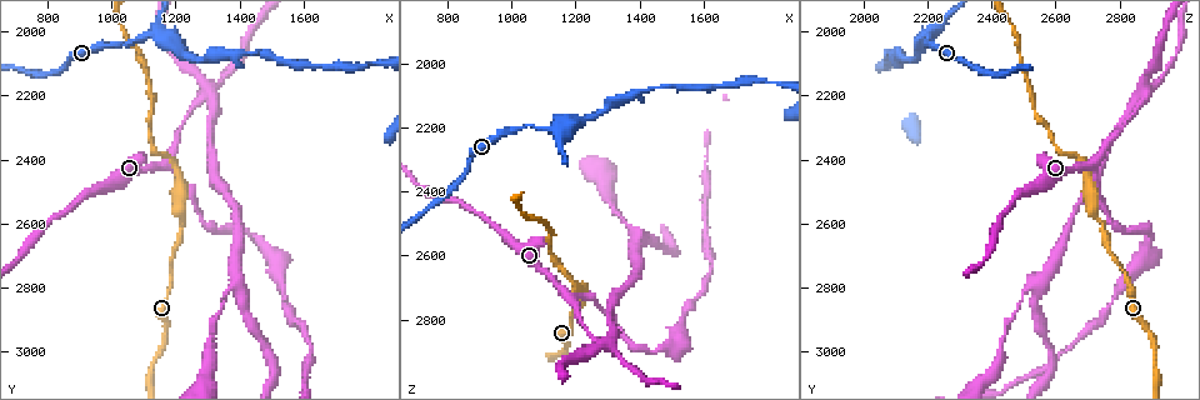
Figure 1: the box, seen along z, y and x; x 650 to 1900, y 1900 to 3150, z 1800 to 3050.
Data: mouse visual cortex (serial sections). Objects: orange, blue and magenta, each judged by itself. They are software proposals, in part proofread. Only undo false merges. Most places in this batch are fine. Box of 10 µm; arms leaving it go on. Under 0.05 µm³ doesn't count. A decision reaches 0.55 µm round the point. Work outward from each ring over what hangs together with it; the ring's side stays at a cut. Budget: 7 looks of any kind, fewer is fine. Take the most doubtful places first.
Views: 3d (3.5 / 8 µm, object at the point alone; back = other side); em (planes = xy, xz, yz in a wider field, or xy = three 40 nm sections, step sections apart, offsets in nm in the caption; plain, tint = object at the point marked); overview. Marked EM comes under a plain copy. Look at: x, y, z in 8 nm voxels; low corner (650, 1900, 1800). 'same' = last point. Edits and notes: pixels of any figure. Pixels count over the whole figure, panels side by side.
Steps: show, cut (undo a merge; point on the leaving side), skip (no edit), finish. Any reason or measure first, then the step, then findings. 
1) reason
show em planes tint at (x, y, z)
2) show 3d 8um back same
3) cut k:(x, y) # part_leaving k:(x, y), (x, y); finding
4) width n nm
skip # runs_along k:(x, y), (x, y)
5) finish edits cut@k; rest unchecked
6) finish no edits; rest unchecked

branch point
show 3d 3.5um at (1170, 2410, 2720)

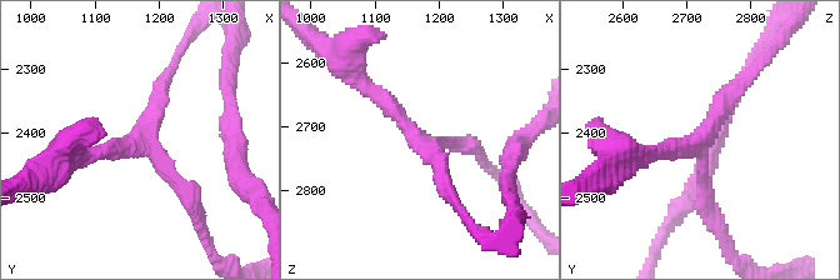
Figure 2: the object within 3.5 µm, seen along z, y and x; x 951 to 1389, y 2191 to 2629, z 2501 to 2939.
arms 3; arm_widths 200, 200, 250 nm
skip # runs_along 2:(358, 80), (434, 154), (441, 186); all the same cell

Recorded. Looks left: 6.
four-way junction
show 3d 3.5um at (1310, 2190, 2870)

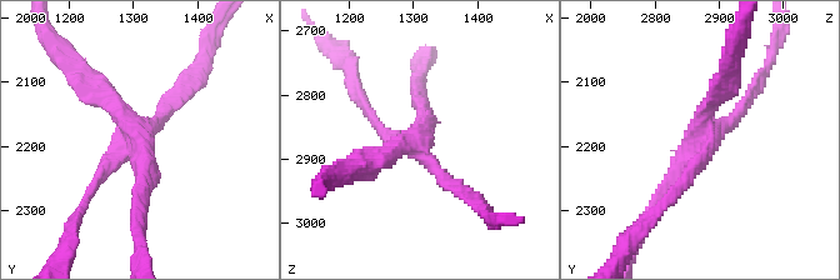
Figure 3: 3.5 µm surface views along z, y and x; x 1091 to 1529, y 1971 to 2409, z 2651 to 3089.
arms 4; arm_widths 150, 150, 200, 250 nm; shape alone is not enough
show em xy step 2 tint at (1305, 2185, 2875)

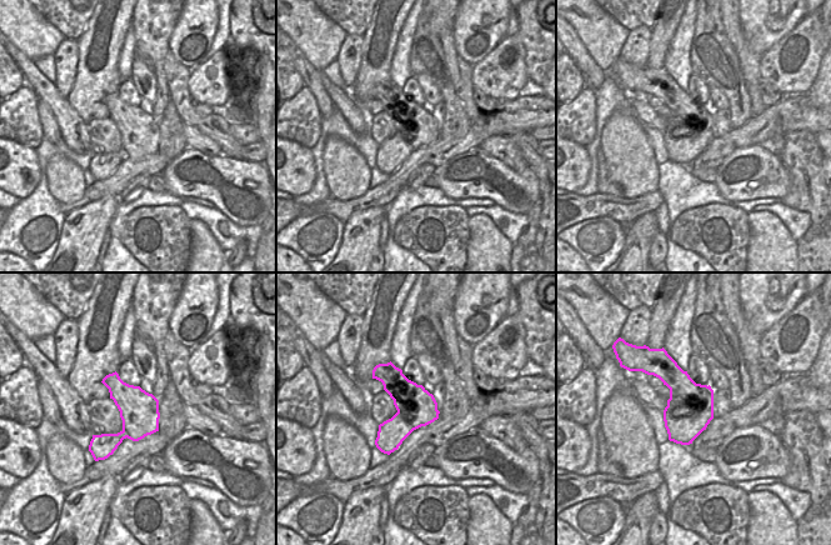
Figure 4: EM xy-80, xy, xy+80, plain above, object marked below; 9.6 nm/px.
another direction
show em xy step 5 tint same

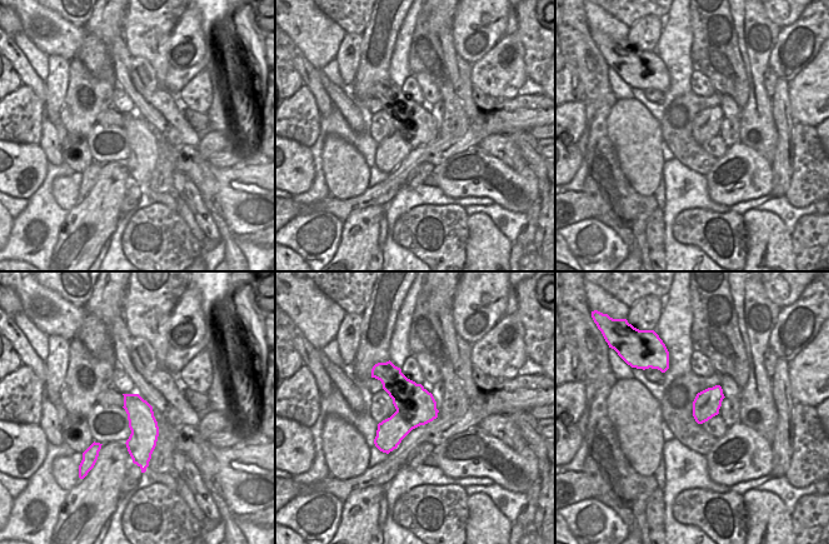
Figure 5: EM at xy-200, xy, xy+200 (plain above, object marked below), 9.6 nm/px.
width 380 nm
cut 3:(153, 180) # part_leaving 3:(134, 140), (145, 151), (141, 240); two cells meet here

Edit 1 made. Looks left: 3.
see it whole again
show overview

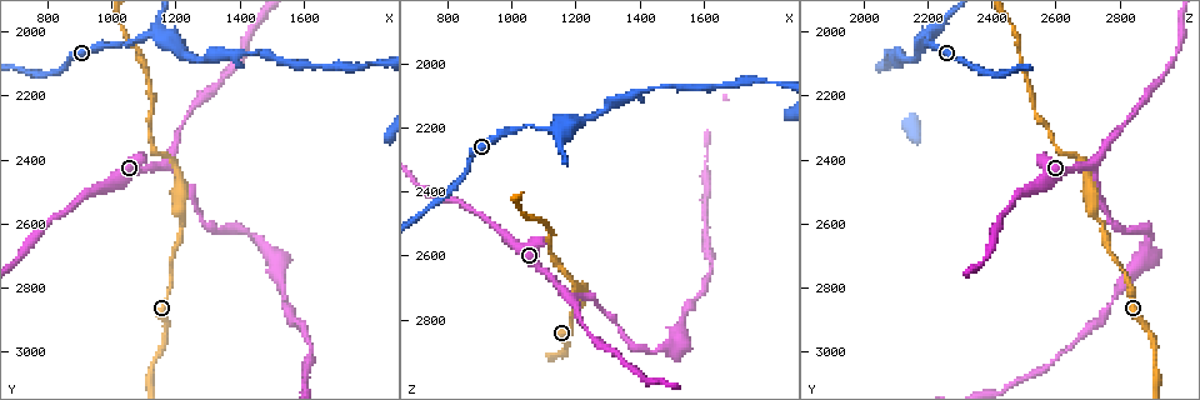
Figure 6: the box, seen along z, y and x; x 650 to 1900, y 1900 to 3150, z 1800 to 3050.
thin neck
show 3d 3.5um at (1470, 2060, 2080)

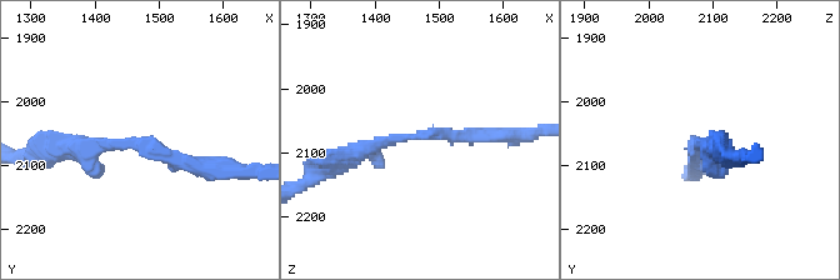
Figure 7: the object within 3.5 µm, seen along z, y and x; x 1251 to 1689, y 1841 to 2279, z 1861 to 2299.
show em planes tint at (1465, 2060, 2075)

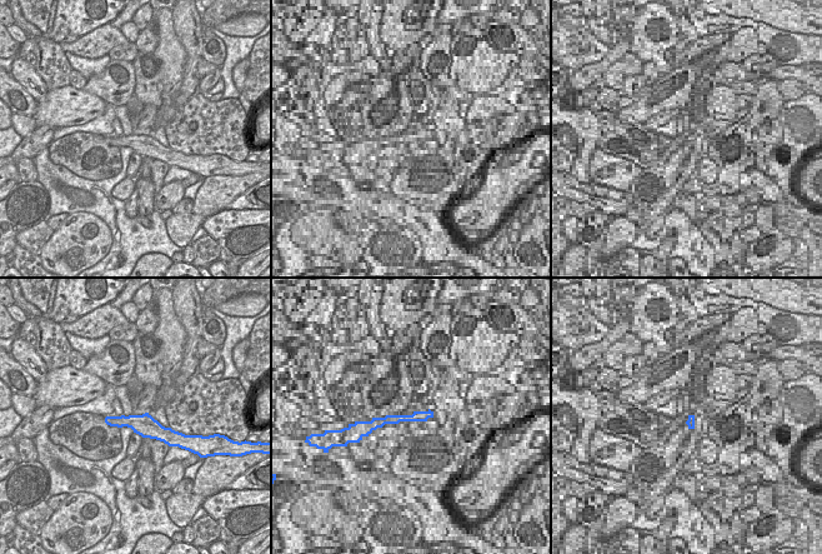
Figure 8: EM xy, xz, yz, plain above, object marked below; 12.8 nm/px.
width 280 nm
skip # runs_along 8:(109, 419), (135, 422), (168, 433); all the same cell

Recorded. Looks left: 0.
finish edits cut@3; rest unchecked

